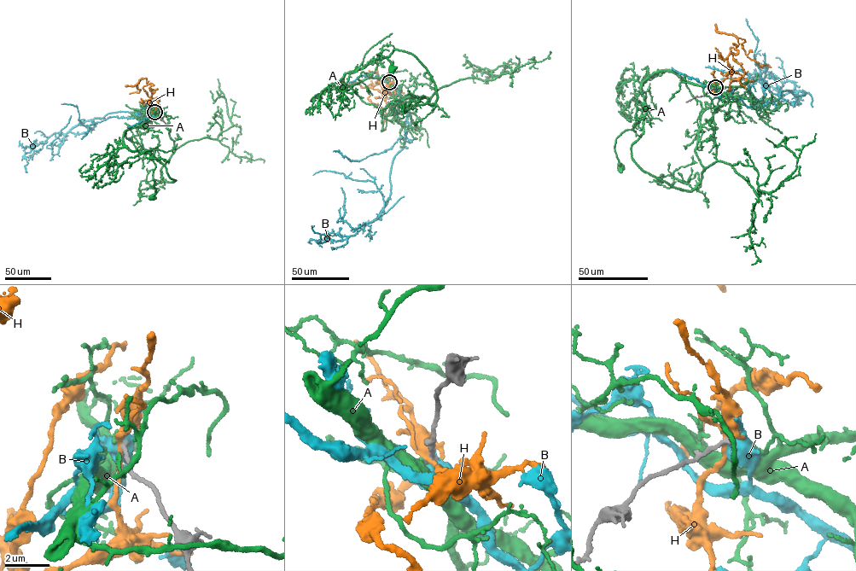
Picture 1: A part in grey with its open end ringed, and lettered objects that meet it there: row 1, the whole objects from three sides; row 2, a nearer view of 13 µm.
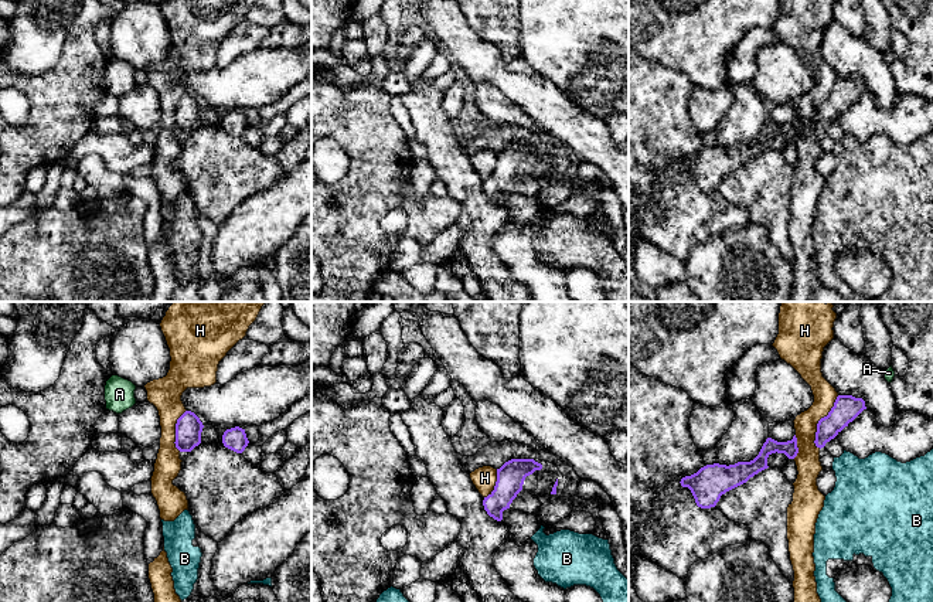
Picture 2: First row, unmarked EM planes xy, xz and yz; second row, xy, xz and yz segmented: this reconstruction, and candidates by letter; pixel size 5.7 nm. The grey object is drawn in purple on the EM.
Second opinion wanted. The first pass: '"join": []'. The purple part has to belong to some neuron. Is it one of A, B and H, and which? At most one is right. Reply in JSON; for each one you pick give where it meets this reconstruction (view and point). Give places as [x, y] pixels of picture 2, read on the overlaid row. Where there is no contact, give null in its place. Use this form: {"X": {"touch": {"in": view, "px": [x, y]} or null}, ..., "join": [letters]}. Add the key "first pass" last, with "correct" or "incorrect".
{"join": [], "first pass": "correct"}

